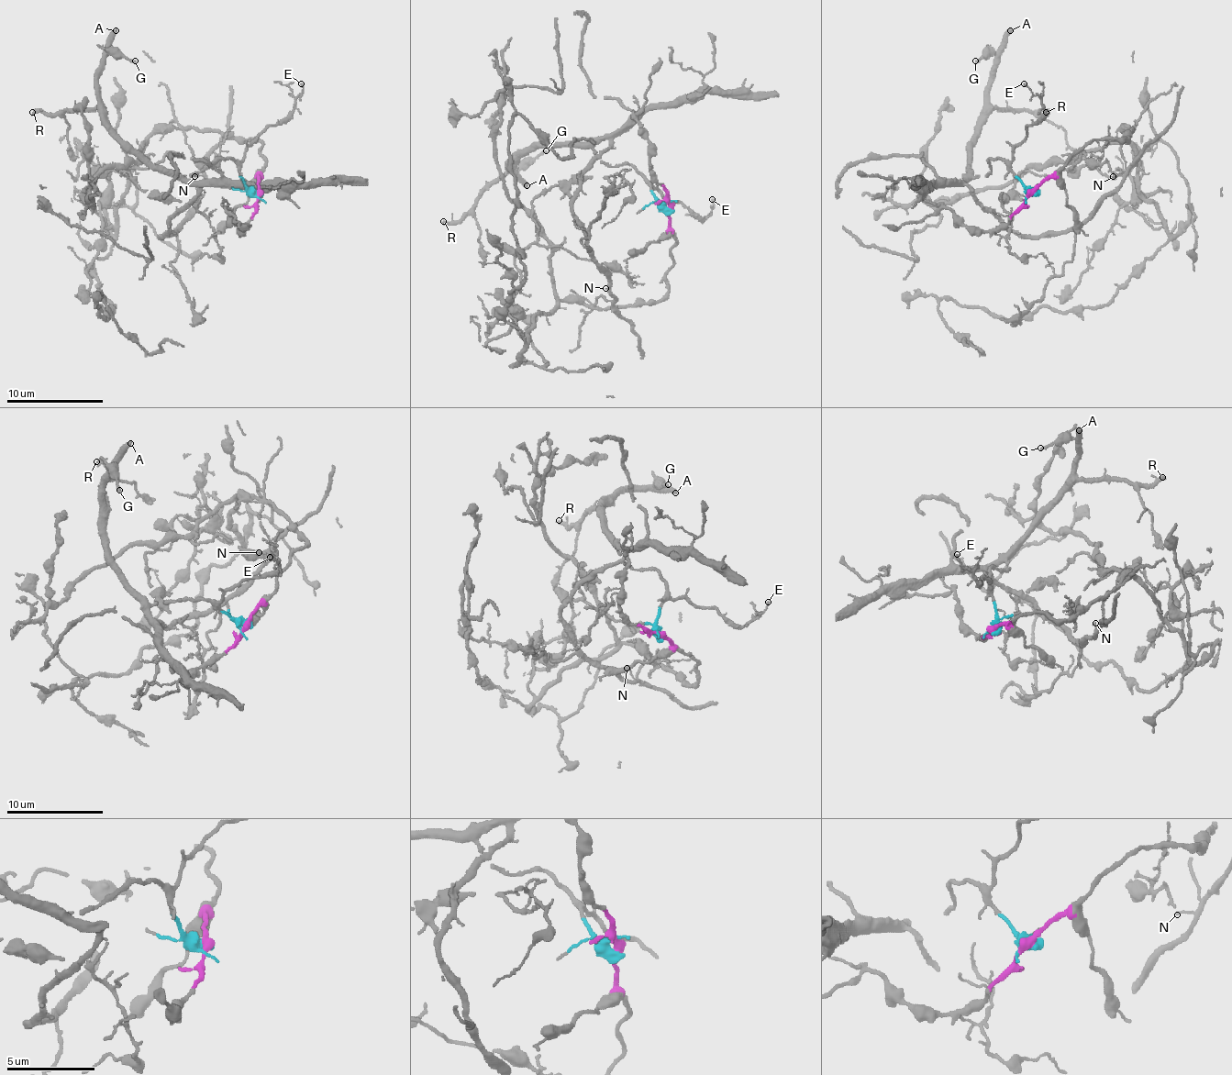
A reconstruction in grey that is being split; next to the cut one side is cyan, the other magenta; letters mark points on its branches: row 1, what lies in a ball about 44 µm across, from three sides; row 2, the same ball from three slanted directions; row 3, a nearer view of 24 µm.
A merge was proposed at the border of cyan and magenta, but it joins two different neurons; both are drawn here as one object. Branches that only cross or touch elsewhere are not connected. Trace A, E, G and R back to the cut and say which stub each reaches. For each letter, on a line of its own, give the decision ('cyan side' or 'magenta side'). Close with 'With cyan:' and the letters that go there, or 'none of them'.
A: cyan side
E: cyan side
G: cyan side
R: cyan side
With cyan: A, E, G, R

